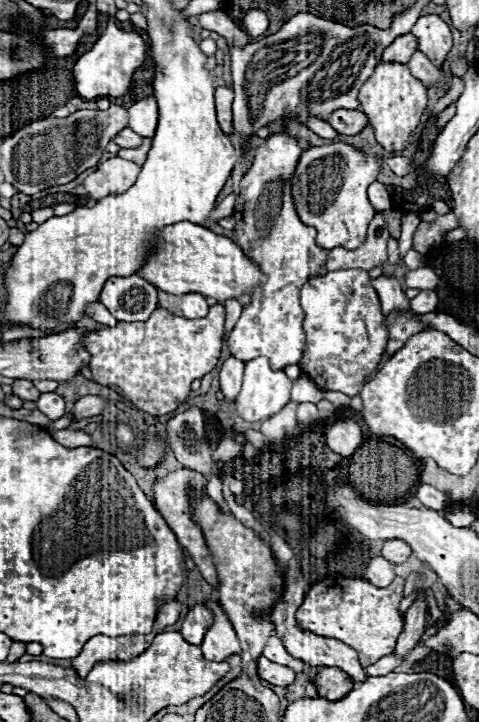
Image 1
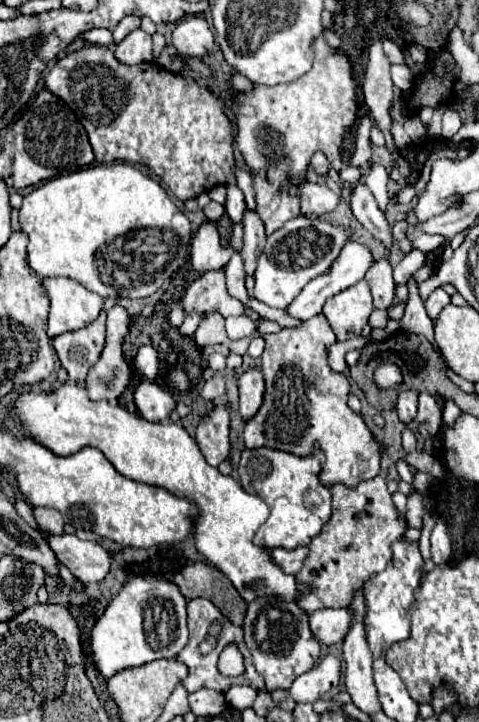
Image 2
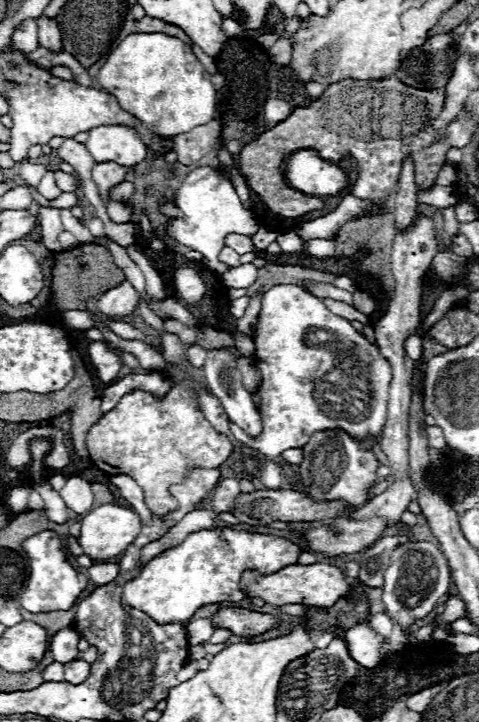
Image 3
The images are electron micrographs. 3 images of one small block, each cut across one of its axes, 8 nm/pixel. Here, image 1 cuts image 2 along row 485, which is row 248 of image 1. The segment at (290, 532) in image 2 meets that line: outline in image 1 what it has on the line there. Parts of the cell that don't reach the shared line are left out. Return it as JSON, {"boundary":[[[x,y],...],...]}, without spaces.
{"boundary":[[[278,132],[270,136],[262,146],[258,146],[252,168],[244,174],[240,182],[240,194],[234,206],[234,218],[236,218],[236,242],[240,244],[242,252],[262,270],[260,284],[252,292],[252,300],[248,306],[244,306],[240,320],[228,334],[226,342],[230,348],[230,354],[236,356],[238,360],[254,360],[256,356],[266,356],[270,360],[270,366],[274,370],[284,370],[290,364],[300,364],[302,354],[306,350],[304,342],[304,330],[302,330],[302,320],[304,312],[300,308],[300,288],[306,284],[312,276],[322,276],[324,274],[324,260],[328,256],[328,250],[316,246],[316,230],[308,228],[300,222],[296,216],[294,204],[292,204],[292,190],[290,190],[290,178],[296,168],[296,160],[300,158],[304,150],[296,144],[296,140],[290,138],[286,132]]]}

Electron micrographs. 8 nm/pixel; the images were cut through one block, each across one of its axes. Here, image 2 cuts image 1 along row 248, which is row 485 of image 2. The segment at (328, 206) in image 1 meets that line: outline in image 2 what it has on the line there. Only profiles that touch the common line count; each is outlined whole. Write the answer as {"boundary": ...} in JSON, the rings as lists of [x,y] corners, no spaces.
{"boundary":[[[318,314],[302,322],[298,328],[284,328],[278,334],[266,334],[264,340],[266,340],[266,350],[262,354],[262,374],[266,380],[266,394],[258,414],[250,422],[246,422],[244,428],[246,448],[272,446],[276,450],[288,450],[292,454],[308,454],[314,442],[318,442],[326,454],[326,464],[320,472],[320,480],[326,486],[332,486],[332,482],[344,482],[346,486],[352,486],[352,482],[362,482],[378,476],[380,446],[376,446],[376,438],[372,438],[372,432],[368,430],[362,416],[352,412],[346,404],[350,392],[348,378],[344,374],[332,372],[332,368],[328,366],[326,350],[330,344],[336,342],[336,336],[332,334],[332,328],[328,326],[324,314]]]}

